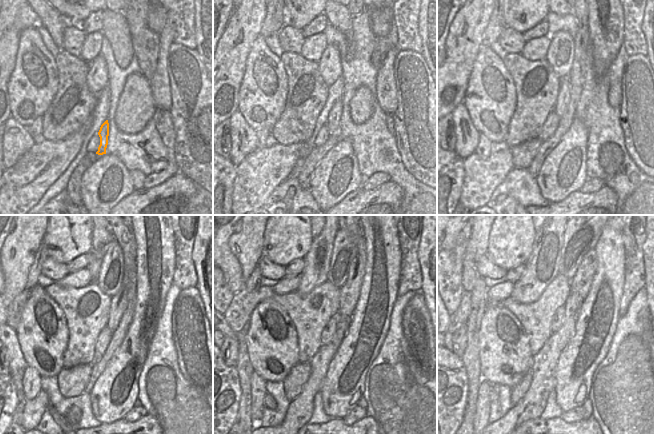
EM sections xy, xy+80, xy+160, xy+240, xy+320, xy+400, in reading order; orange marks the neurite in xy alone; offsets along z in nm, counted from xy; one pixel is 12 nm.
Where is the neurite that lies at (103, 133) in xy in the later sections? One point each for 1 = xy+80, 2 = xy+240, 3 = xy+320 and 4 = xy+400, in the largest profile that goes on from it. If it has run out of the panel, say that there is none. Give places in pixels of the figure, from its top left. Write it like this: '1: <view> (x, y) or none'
1: xy+80 (333, 122)
2: xy+240 (118, 303)
3: xy+320 (349, 292)
4: xy+400 (582, 281)

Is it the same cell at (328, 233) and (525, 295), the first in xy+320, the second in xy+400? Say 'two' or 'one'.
one

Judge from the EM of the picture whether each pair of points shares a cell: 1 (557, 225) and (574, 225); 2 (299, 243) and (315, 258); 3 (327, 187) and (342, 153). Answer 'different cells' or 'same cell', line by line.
1: different cells
2: different cells
3: same cell

